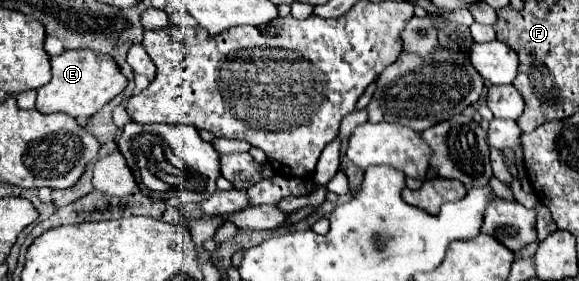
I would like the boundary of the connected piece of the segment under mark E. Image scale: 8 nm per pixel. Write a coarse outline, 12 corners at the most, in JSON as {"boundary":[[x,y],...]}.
{"boundary":[[50,57],[40,113],[92,117],[128,85],[112,57]]}

